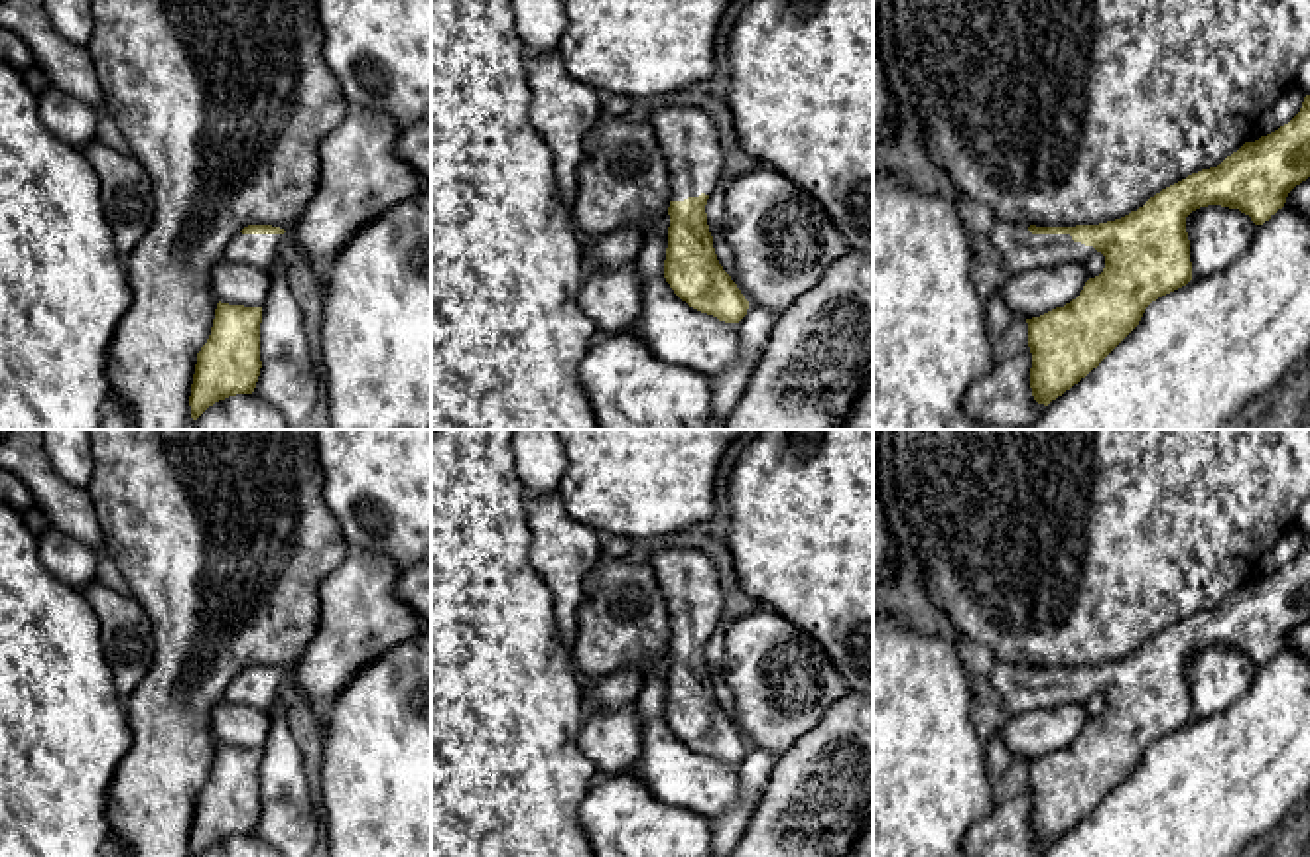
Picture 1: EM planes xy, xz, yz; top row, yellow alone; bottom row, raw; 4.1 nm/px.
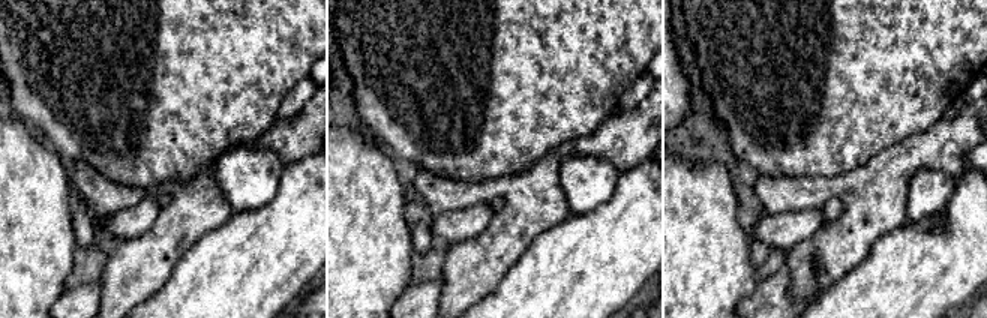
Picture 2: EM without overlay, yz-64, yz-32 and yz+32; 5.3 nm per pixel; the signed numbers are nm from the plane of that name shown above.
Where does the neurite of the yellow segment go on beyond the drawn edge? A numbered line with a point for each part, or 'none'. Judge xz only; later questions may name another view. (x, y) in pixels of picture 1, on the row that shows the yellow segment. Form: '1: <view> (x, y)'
1: xz (688, 136)

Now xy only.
1: xy (261, 251)

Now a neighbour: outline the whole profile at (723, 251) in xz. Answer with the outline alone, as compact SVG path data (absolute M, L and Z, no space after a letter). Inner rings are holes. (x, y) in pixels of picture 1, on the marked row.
M709 227L709 232L713 236L713 248L715 248L719 264L723 266L723 270L729 276L733 276L733 250L731 250L731 246L723 238L721 231L715 231L713 227Z

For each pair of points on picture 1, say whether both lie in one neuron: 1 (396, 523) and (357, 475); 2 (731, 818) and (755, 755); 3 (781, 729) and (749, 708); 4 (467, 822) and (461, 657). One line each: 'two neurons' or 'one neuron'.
1: one neuron
2: one neuron
3: one neuron
4: one neuron

